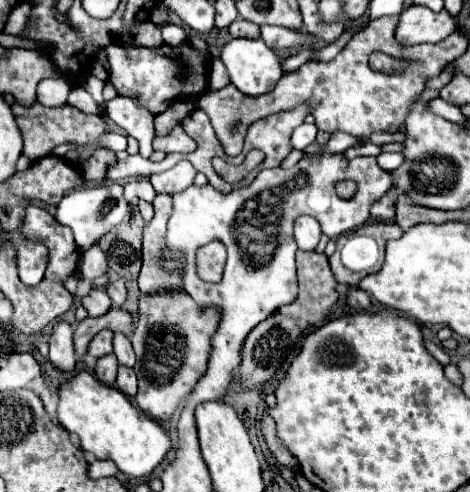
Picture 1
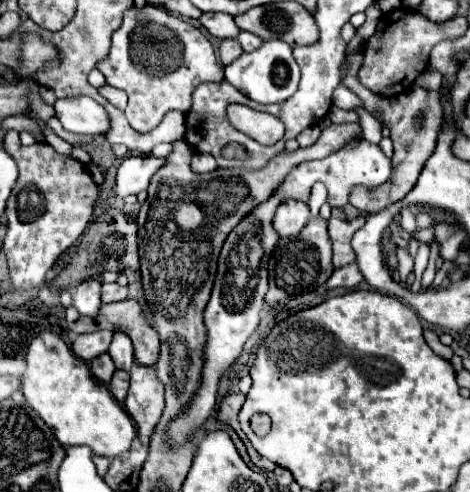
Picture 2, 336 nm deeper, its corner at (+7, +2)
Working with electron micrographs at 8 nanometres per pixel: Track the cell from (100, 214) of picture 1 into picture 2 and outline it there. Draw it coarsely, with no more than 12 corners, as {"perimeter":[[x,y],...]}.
{"perimeter":[[130,156],[118,166],[116,200],[148,188],[164,158]]}

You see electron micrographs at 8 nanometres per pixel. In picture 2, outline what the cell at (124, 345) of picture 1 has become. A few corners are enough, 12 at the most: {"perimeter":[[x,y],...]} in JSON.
{"perimeter":[[116,332],[108,354],[118,370],[134,364],[132,342]]}

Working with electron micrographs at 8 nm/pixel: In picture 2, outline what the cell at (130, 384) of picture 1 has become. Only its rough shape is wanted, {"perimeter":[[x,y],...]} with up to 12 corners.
{"perimeter":[[116,370],[110,392],[120,404],[130,386],[130,374]]}

